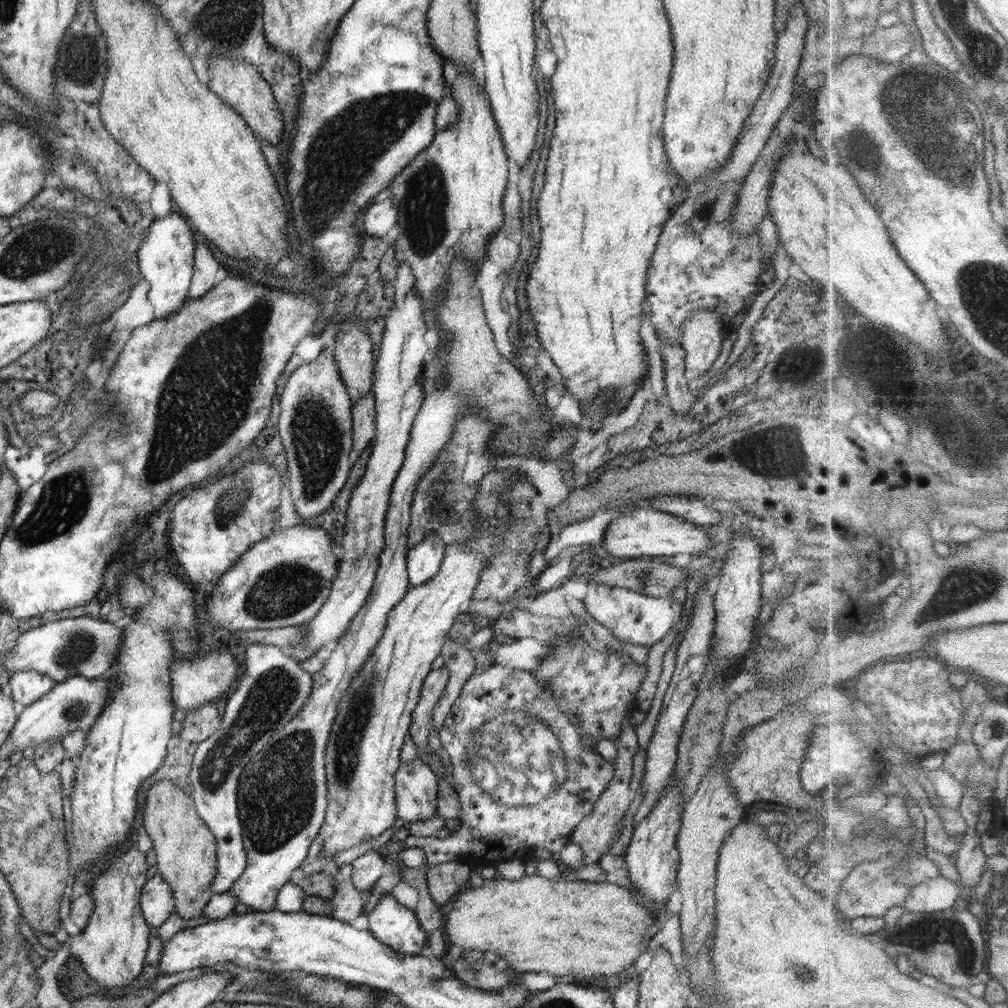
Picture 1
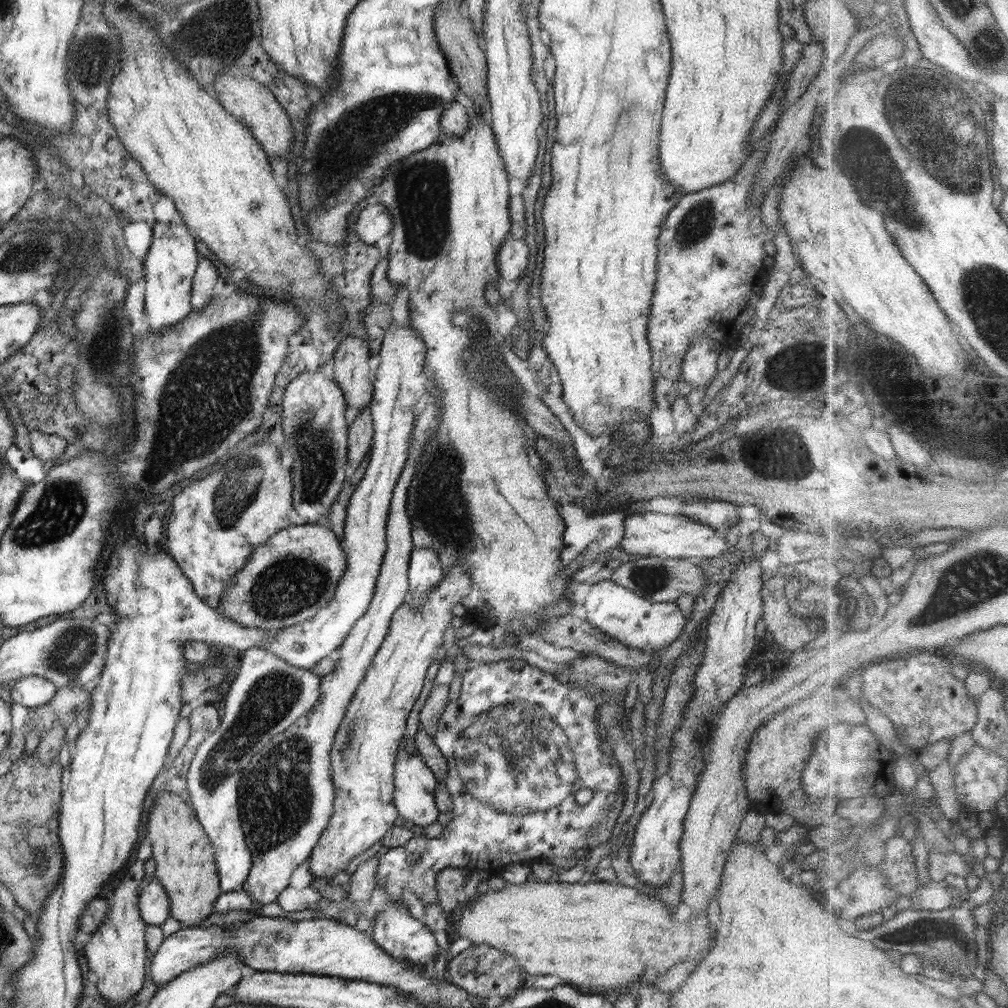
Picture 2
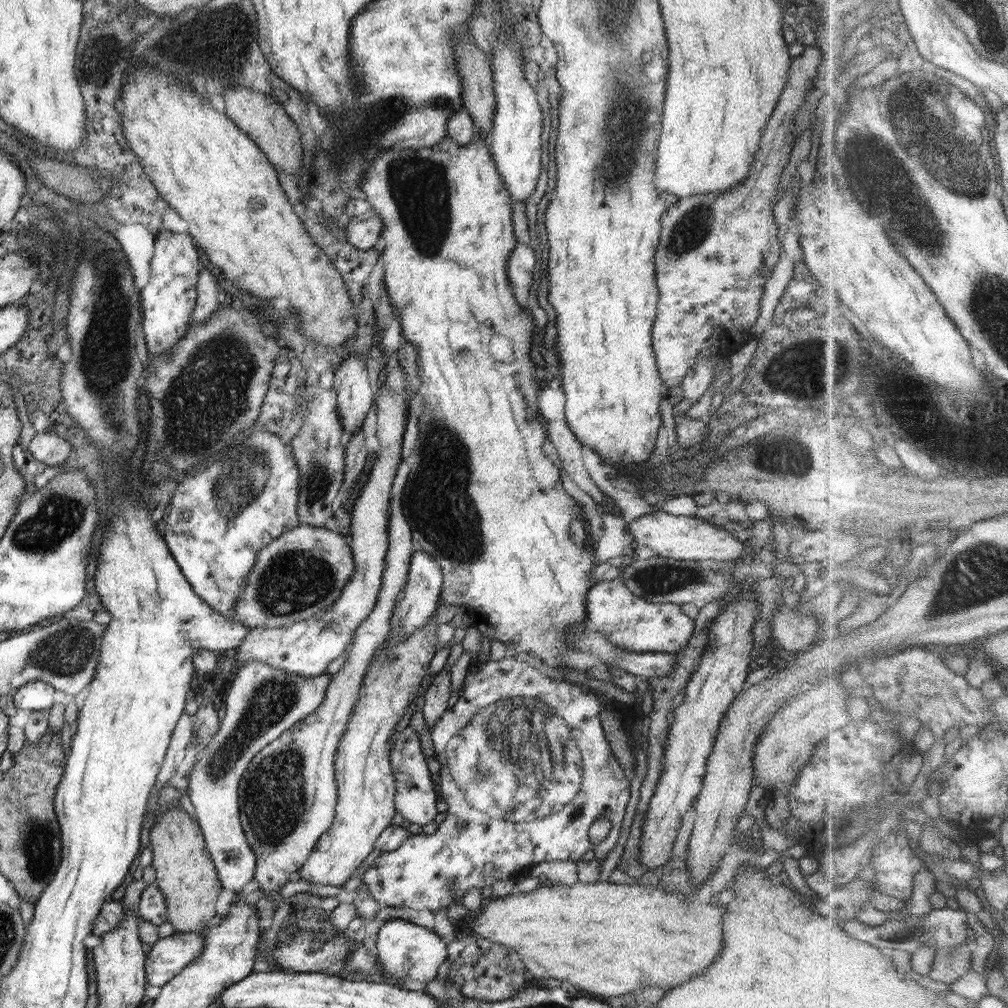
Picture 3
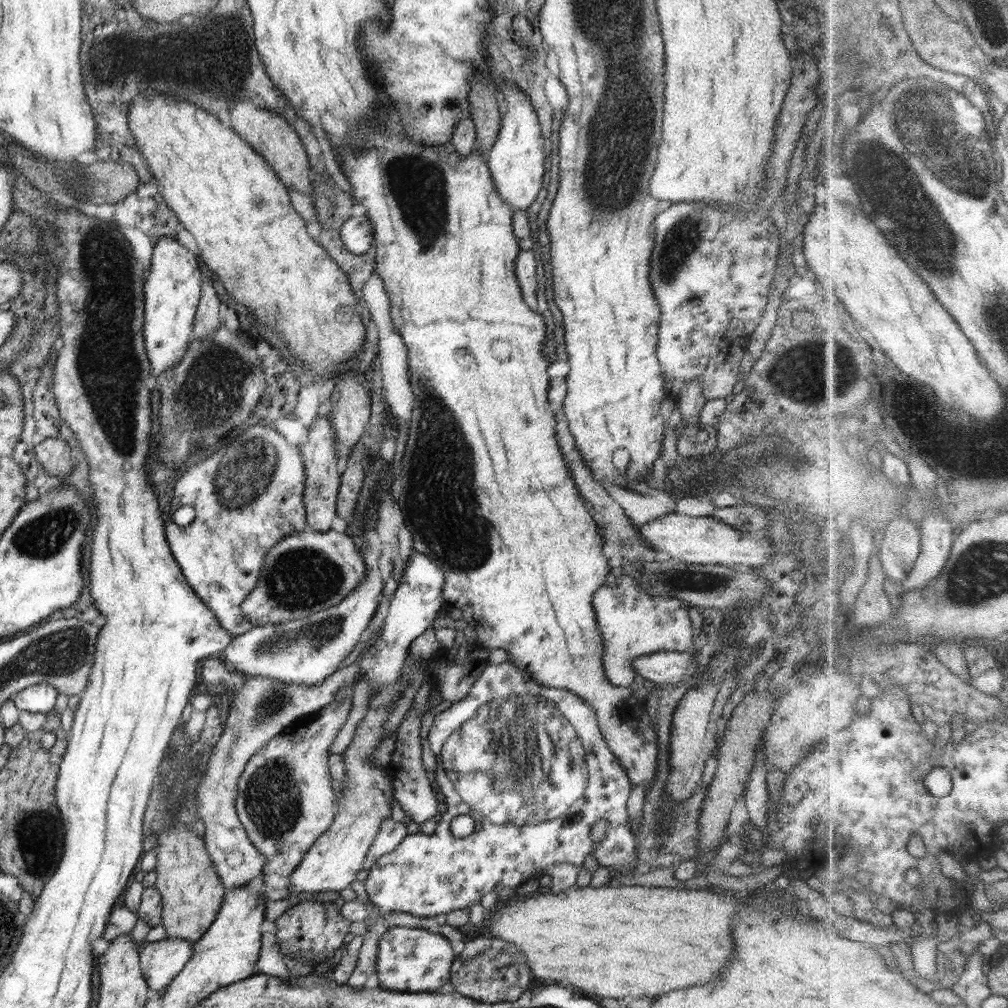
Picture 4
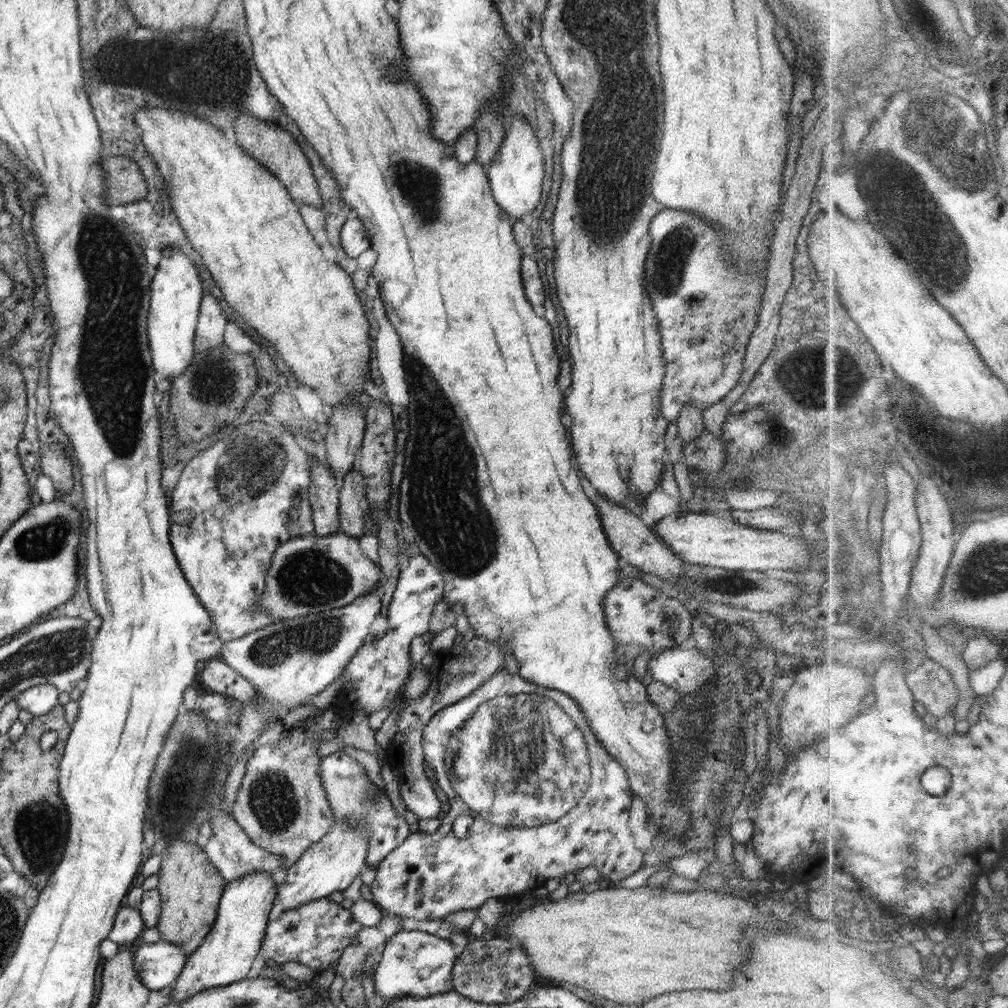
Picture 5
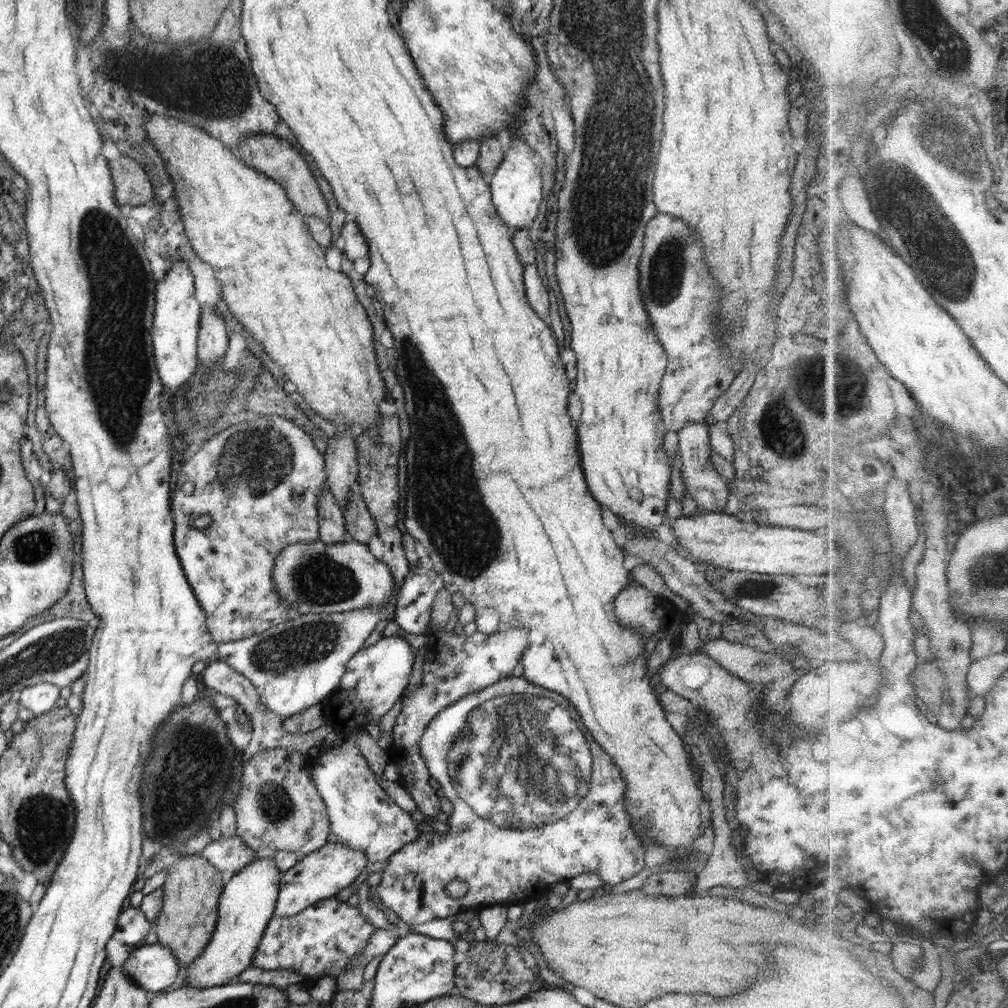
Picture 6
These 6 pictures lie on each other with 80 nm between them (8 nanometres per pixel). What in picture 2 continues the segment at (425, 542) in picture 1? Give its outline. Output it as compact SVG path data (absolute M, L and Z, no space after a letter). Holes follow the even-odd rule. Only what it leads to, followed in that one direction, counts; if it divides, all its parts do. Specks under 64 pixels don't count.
M431 548L414 549L408 565L409 594L406 604L419 609L432 589L445 575L438 553Z

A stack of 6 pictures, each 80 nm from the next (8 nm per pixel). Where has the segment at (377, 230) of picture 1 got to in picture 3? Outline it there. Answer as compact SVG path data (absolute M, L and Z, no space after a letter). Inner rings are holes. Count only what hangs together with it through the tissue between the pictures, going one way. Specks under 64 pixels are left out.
M374 210L354 216L347 226L347 241L360 250L370 250L380 240L384 221Z

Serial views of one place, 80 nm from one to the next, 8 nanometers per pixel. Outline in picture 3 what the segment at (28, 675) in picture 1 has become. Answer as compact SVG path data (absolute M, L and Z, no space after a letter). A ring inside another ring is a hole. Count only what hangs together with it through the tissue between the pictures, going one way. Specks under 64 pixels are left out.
M28 682L26 686L20 686L12 696L17 708L42 710L47 713L54 704L56 690L46 682Z

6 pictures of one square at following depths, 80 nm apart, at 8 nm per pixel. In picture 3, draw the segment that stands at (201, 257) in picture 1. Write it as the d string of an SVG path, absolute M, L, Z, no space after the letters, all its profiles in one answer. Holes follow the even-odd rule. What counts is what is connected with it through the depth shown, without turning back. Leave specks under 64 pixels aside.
M201 268L200 278L196 284L197 297L192 311L192 322L200 325L219 309L218 290L220 288L216 280L216 276L208 268Z

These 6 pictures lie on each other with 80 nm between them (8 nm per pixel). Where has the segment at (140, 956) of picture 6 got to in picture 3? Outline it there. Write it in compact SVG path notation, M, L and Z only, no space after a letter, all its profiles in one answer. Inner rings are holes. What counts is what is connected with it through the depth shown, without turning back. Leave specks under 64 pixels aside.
M176 933L159 938L146 954L145 974L150 986L164 987L203 951L203 933Z

